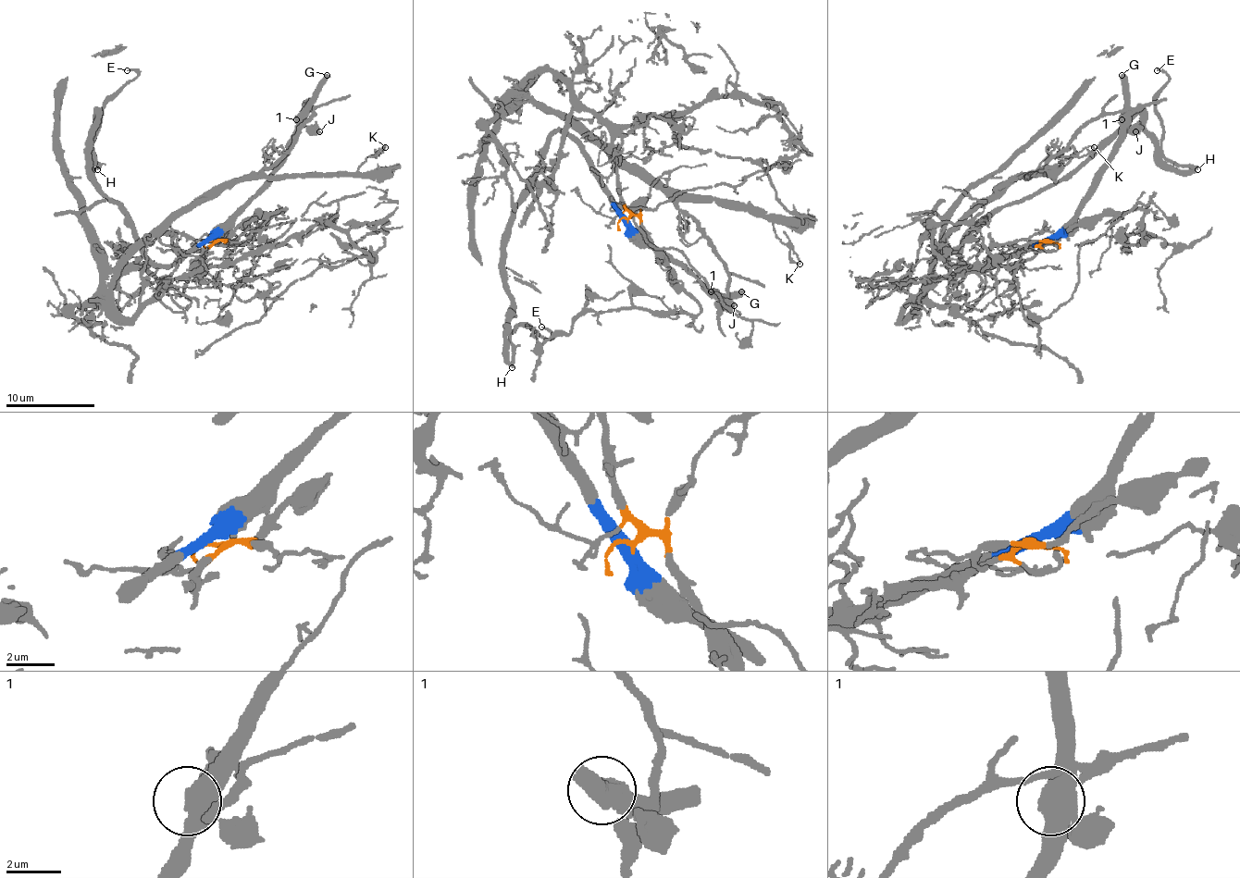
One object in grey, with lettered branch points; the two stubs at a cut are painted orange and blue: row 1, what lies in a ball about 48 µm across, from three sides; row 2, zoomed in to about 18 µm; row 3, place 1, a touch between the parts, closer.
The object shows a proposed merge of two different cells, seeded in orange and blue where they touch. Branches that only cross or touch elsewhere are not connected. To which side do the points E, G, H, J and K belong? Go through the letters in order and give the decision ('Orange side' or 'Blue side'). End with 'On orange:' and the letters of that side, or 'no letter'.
E: Blue side
G: Blue side
H: Blue side
J: Blue side
K: Orange side
On orange: K

